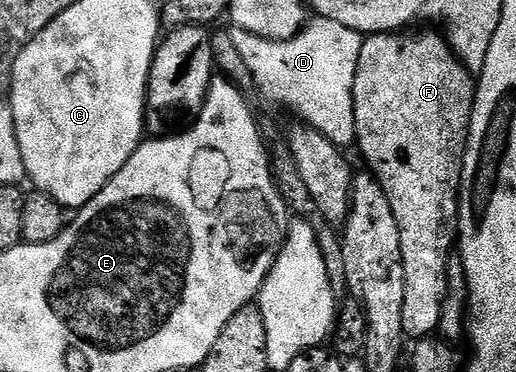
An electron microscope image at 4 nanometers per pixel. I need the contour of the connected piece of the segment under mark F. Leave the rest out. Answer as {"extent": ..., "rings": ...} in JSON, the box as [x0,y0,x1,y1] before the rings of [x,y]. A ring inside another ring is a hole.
{"extent":[352,28,476,339],"rings":[[[433,28],[426,29],[423,33],[410,33],[414,31],[399,31],[396,33],[372,33],[363,40],[360,47],[360,59],[356,63],[356,79],[352,83],[352,107],[354,108],[354,140],[356,149],[362,152],[362,157],[366,160],[365,168],[374,174],[376,180],[380,183],[380,187],[384,187],[384,195],[388,195],[388,203],[392,203],[392,215],[396,215],[396,227],[400,227],[400,251],[404,255],[404,331],[407,338],[410,339],[426,339],[438,329],[438,324],[442,321],[442,312],[446,309],[446,296],[450,293],[450,252],[453,254],[456,249],[458,240],[458,195],[462,191],[462,164],[466,158],[466,144],[468,143],[468,135],[470,134],[470,120],[472,119],[472,111],[474,110],[474,91],[476,88],[475,74],[470,73],[464,63],[452,51],[452,47],[446,42],[445,36],[441,32],[435,31]]]}

